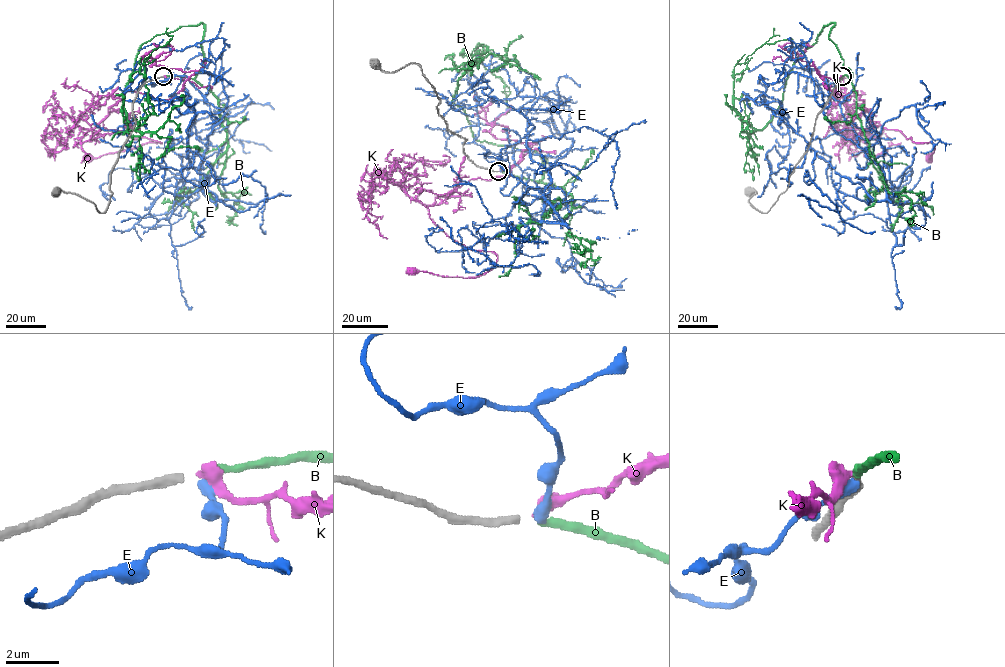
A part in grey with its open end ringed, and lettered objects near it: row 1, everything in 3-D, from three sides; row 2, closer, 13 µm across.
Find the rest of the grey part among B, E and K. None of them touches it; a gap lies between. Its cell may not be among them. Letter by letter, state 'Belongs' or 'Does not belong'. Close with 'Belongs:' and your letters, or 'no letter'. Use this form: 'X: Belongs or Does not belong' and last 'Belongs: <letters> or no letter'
B: Belongs
E: Does not belong
K: Does not belong
Belongs: B

